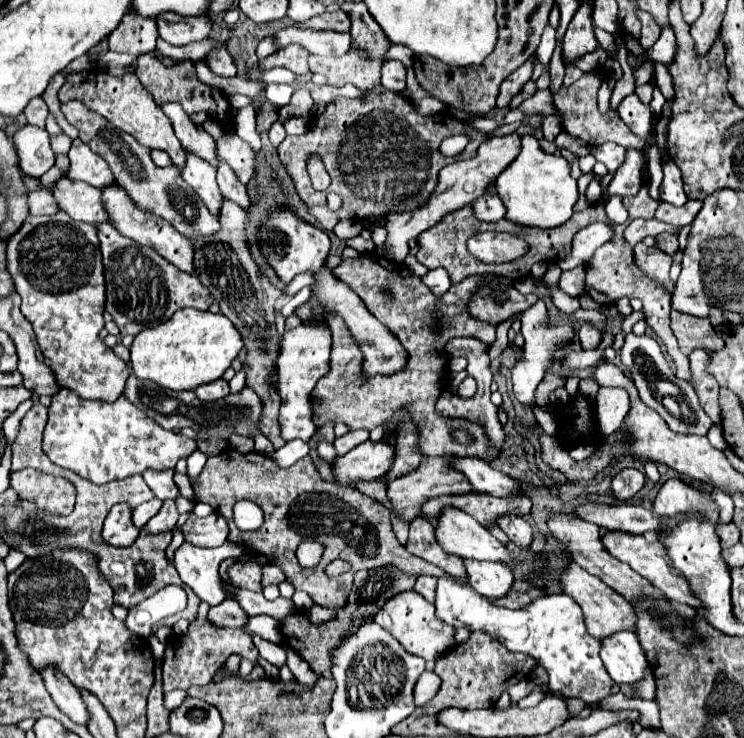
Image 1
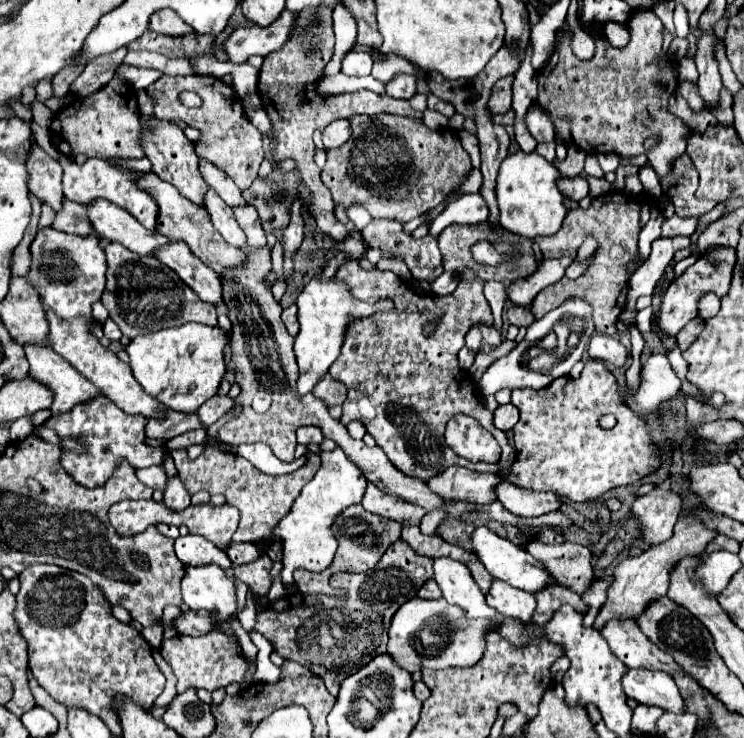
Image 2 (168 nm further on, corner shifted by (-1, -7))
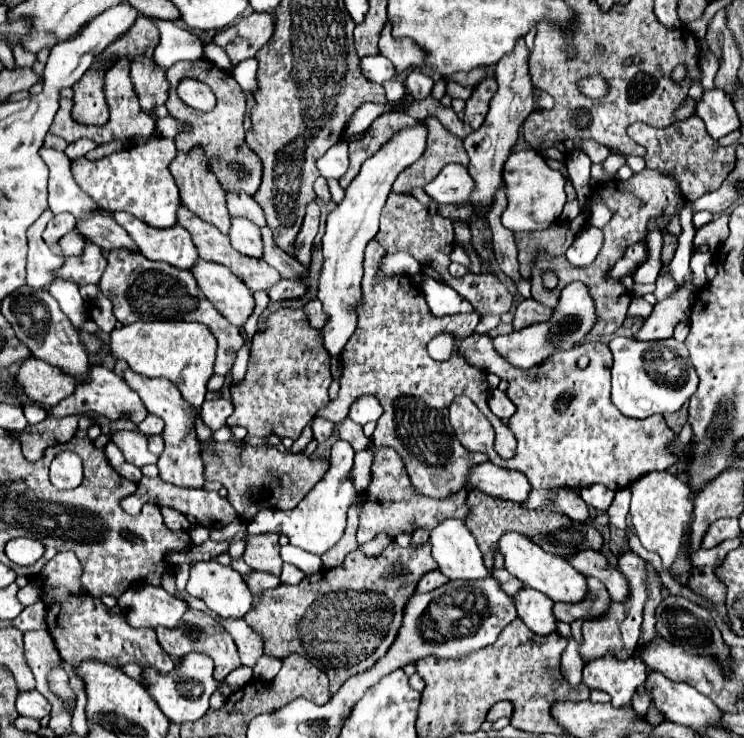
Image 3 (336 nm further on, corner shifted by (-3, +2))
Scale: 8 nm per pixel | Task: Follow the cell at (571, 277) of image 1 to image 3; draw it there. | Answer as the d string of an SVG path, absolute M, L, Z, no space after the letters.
M596 181L596 183L594 183L594 187L592 187L594 203L592 203L592 217L590 217L590 225L594 225L594 227L602 229L602 227L610 221L612 213L610 213L610 209L608 209L600 199L598 199L598 187L600 187L600 183Z

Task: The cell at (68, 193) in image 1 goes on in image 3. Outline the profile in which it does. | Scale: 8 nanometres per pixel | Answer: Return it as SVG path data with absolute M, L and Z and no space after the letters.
M114 213L114 219L132 235L142 255L152 261L164 261L172 267L190 271L196 265L196 259L200 259L190 233L180 225L154 229L130 213Z

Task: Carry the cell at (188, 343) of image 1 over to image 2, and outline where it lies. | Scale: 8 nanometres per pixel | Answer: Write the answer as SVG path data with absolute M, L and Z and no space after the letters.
M190 322L178 328L160 330L156 334L136 336L126 346L126 352L130 356L134 378L150 396L174 410L196 412L218 392L220 380L226 374L226 344L230 344L230 334L220 326L210 328L206 324Z

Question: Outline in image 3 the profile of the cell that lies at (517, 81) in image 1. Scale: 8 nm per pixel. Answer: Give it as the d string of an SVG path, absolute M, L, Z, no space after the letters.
M486 79L482 81L472 97L466 101L466 109L464 109L464 121L472 127L472 129L480 129L480 125L484 123L484 117L488 113L488 103L492 99L492 95L496 93L498 85L496 85L496 79Z

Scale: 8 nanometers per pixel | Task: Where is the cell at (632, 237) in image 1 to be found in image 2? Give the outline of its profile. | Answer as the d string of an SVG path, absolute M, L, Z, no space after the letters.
M666 218L662 224L662 238L674 238L674 236L692 236L698 226L698 218Z

